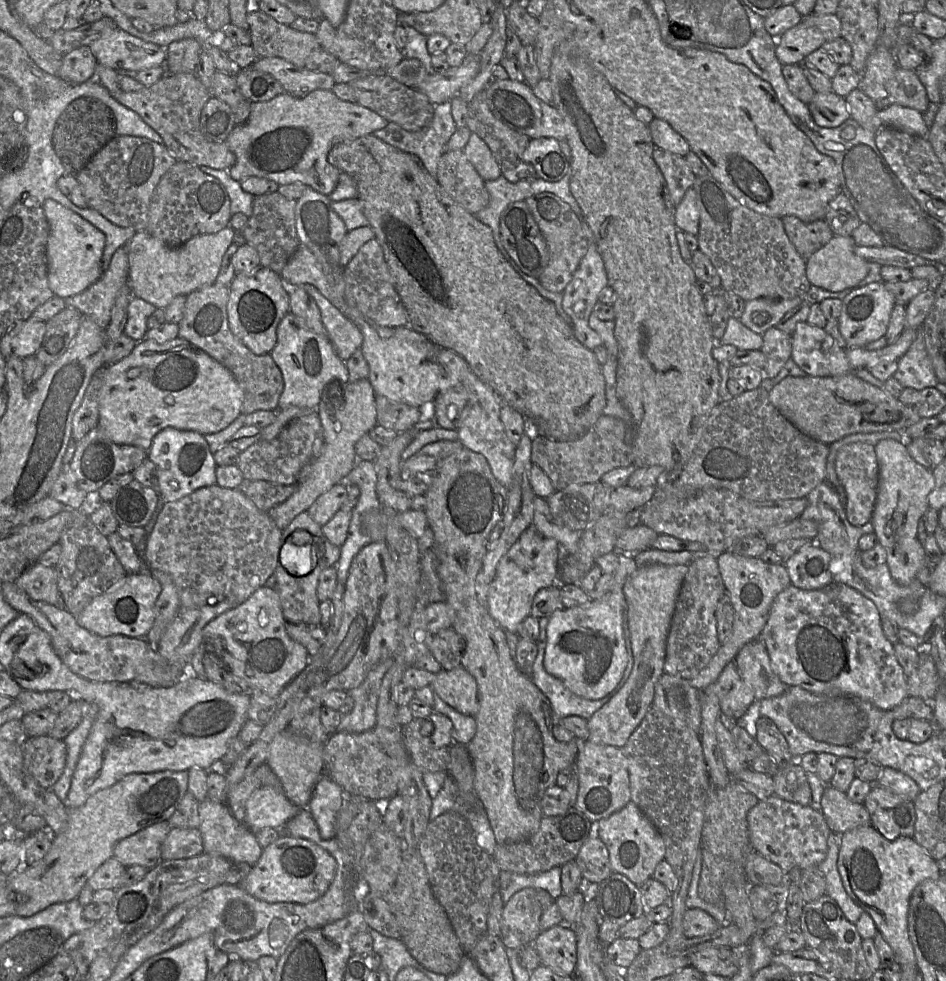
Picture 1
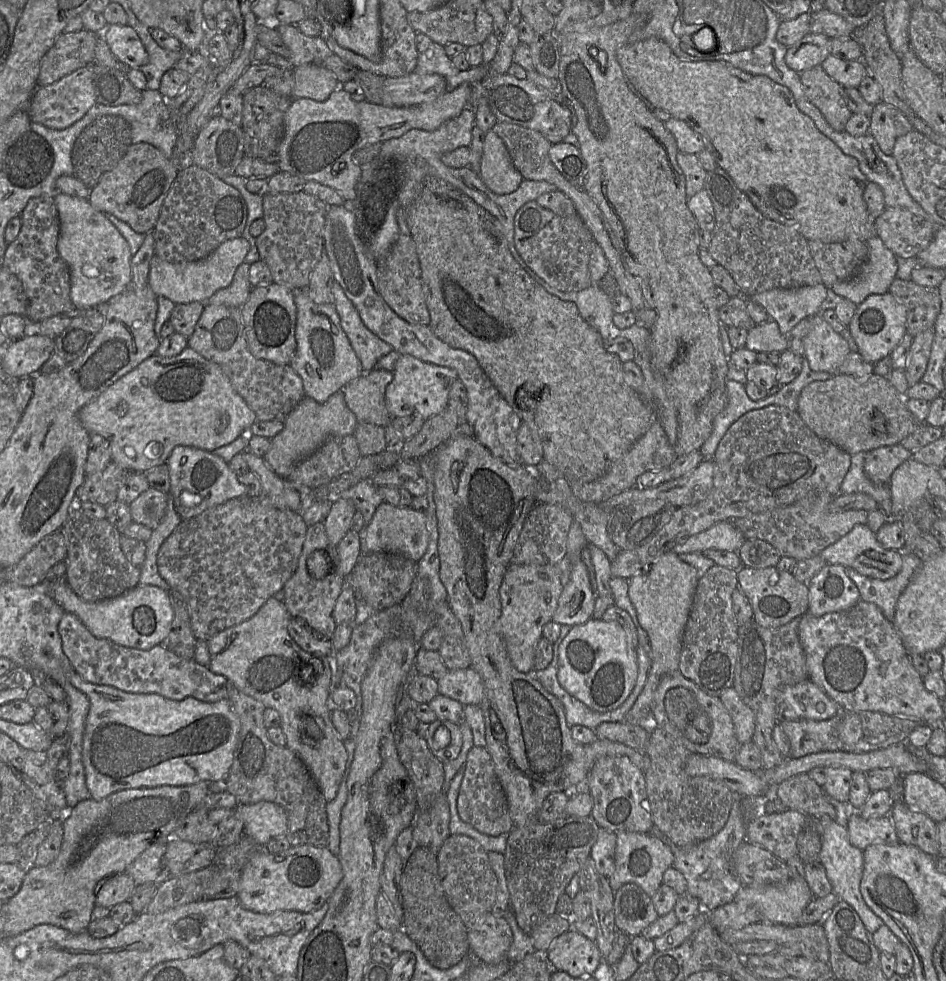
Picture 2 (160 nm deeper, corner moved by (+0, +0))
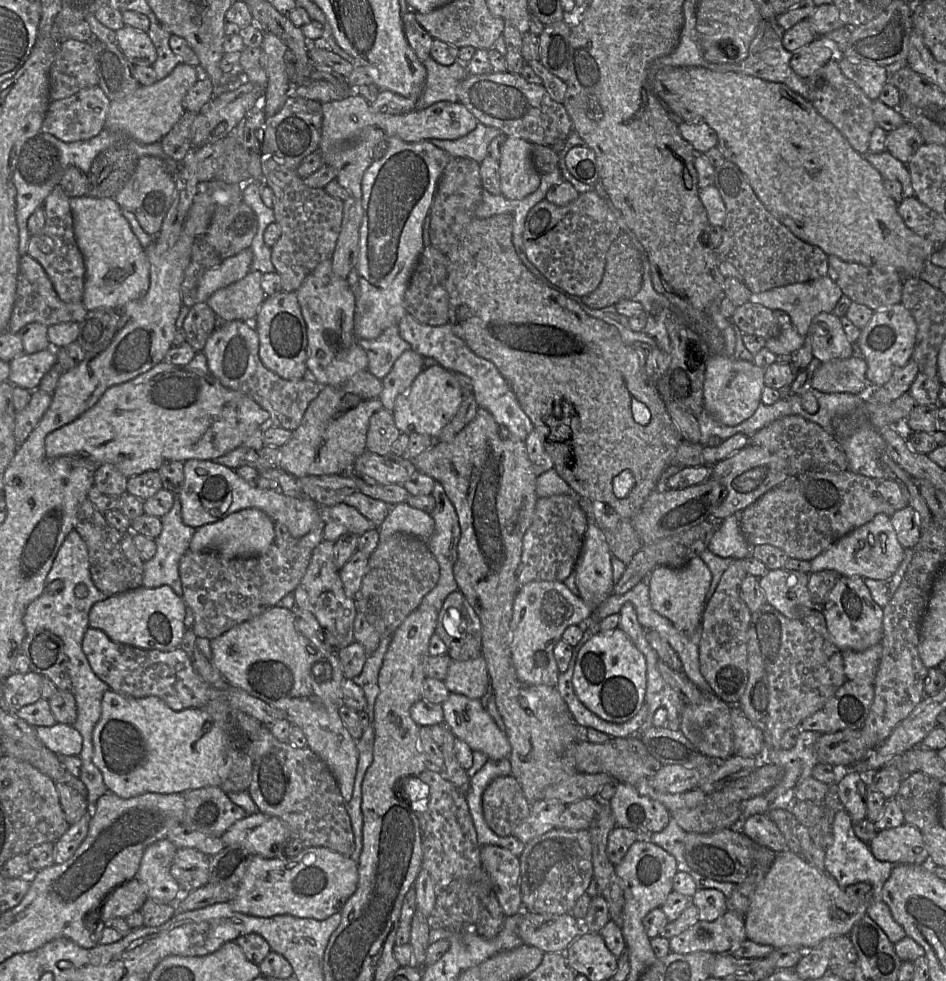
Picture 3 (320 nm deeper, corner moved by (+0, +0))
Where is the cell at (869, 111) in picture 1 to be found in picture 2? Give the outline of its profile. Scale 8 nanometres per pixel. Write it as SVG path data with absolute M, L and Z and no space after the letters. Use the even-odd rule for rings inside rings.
M884 102L874 105L869 133L885 154L892 155L897 138L912 130L910 121L897 108Z

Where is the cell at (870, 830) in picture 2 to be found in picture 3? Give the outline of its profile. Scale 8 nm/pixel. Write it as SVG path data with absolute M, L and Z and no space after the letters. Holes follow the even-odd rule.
M906 822L892 829L878 830L868 846L880 861L930 864L922 831Z

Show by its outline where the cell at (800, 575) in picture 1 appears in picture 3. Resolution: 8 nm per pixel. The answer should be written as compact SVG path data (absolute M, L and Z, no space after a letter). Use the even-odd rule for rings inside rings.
M841 576L834 588L827 595L822 606L820 608L814 607L814 609L820 609L823 613L831 640L841 651L862 651L882 641L883 608L873 600L869 588L859 576Z

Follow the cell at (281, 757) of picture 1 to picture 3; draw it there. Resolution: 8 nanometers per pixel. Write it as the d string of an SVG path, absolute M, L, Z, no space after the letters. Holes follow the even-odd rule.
M278 605L211 639L210 647L213 665L229 684L285 711L291 724L301 728L307 747L327 764L345 802L349 802L358 750L339 715L345 677L337 651L319 650L296 630L292 611Z

